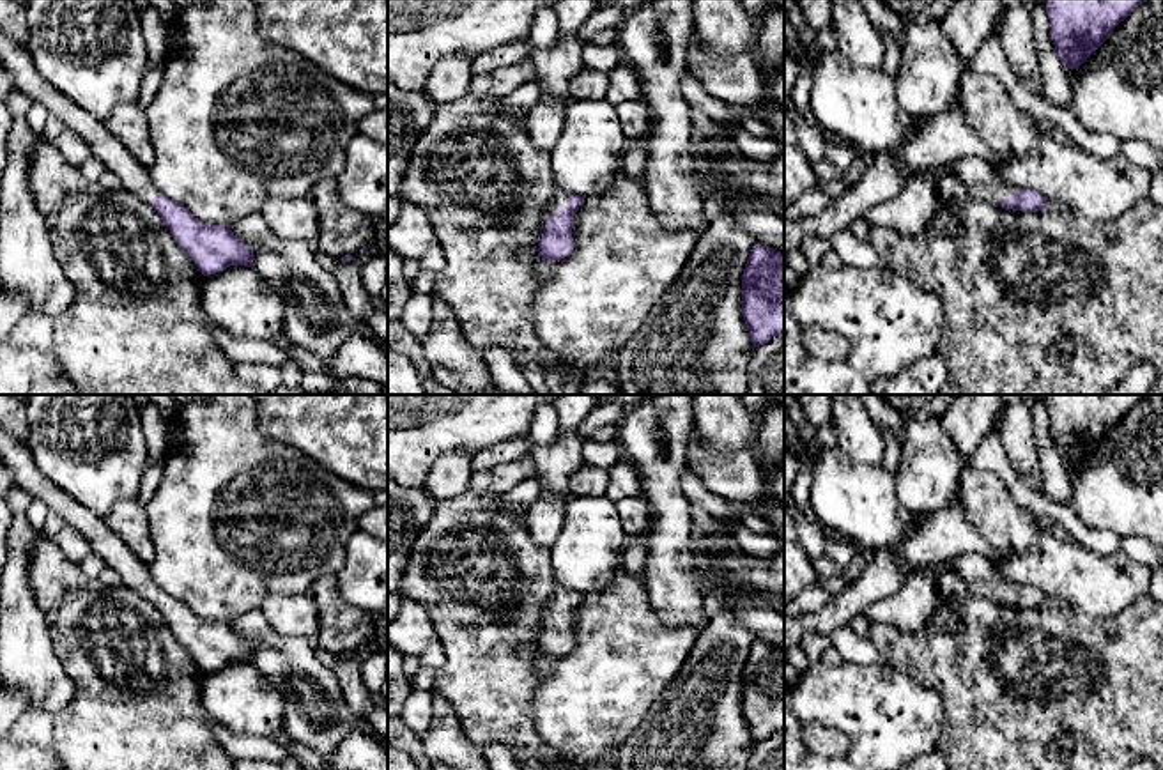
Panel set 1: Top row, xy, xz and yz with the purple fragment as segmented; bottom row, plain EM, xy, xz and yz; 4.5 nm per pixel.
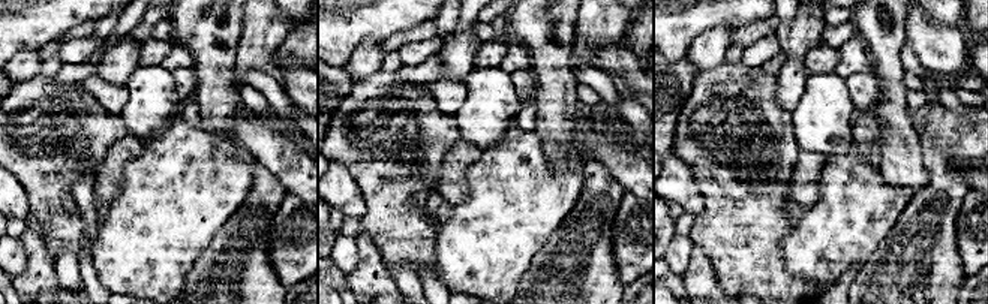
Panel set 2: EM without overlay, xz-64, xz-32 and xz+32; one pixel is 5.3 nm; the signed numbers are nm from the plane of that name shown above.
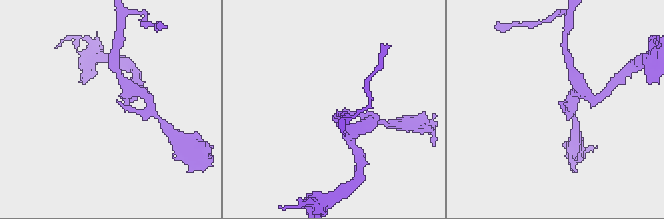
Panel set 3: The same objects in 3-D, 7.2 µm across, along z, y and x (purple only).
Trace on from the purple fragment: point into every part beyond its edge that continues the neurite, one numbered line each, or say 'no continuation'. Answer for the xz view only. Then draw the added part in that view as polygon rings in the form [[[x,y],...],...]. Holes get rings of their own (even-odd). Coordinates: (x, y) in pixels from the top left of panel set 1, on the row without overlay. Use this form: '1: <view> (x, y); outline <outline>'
1: xz (560, 595); outline [[[556,582],[554,593],[552,593],[552,597],[549,598],[547,607],[545,607],[545,612],[543,612],[543,623],[547,623],[549,614],[551,614],[554,609],[565,605],[568,595],[570,595],[570,589]]]

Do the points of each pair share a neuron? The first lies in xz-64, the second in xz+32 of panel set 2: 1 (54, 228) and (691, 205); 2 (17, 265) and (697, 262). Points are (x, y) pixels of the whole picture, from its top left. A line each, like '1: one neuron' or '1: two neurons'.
1: two neurons
2: two neurons

